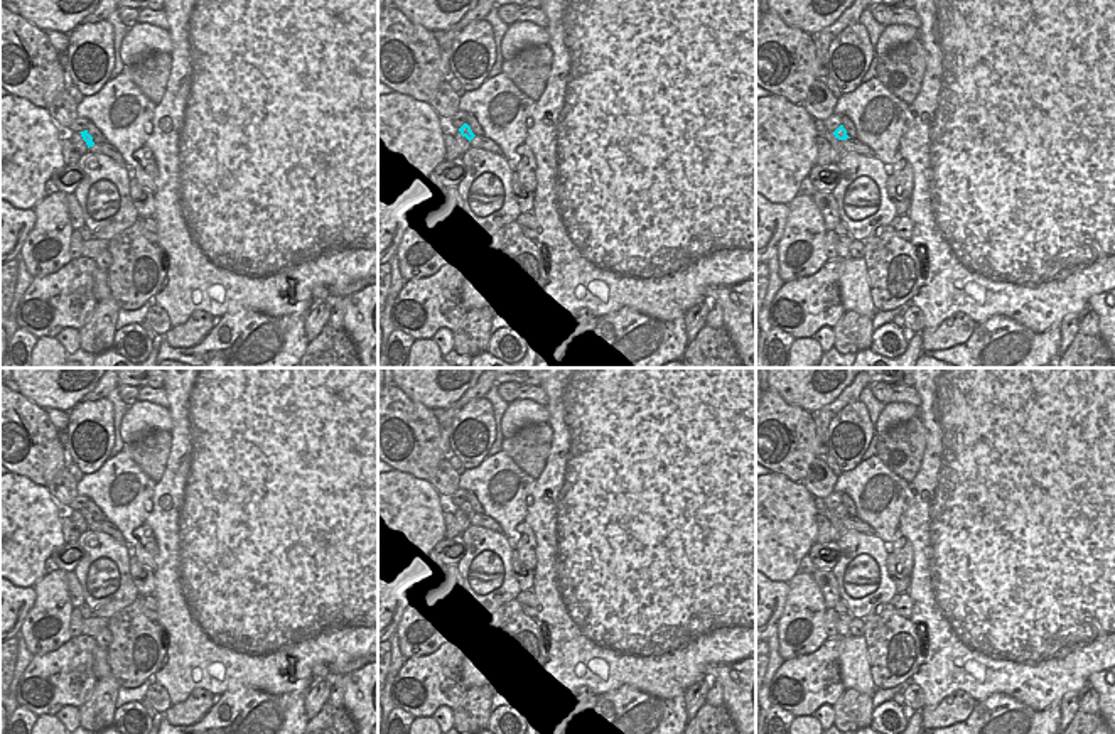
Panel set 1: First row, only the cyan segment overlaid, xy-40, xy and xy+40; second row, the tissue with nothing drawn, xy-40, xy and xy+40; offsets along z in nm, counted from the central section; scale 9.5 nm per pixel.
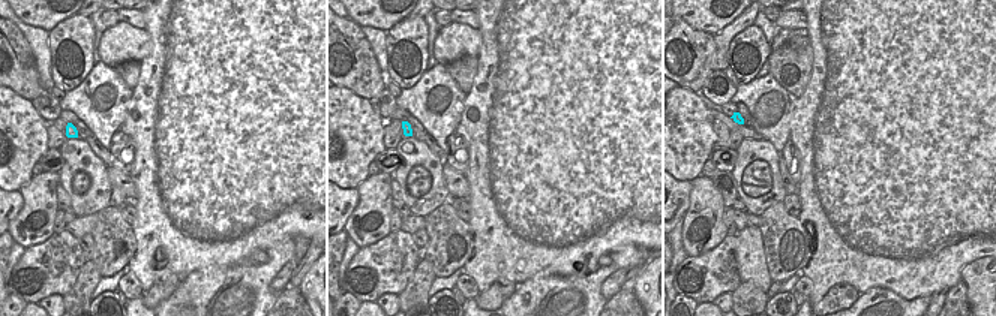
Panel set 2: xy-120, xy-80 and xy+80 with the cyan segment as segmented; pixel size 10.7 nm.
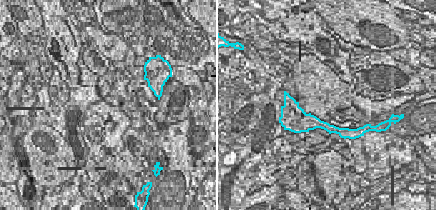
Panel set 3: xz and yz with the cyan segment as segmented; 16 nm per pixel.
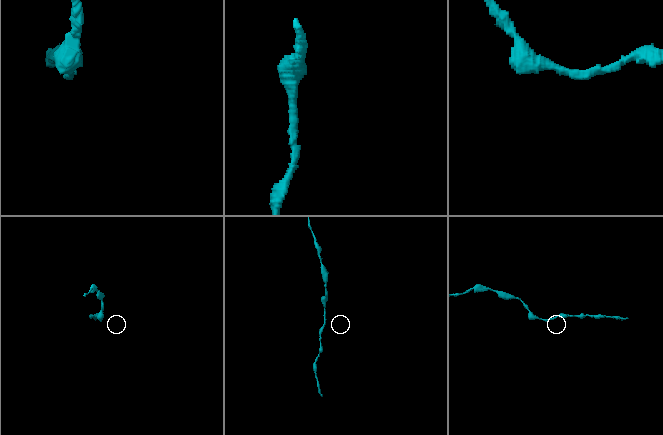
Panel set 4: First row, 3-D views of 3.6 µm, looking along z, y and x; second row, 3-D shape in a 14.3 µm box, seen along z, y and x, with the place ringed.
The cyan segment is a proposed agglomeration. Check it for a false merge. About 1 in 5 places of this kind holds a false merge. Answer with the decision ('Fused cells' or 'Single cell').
Single cell.

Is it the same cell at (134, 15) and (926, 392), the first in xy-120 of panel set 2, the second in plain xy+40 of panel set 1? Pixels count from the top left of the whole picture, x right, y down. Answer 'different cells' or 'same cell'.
different cells

